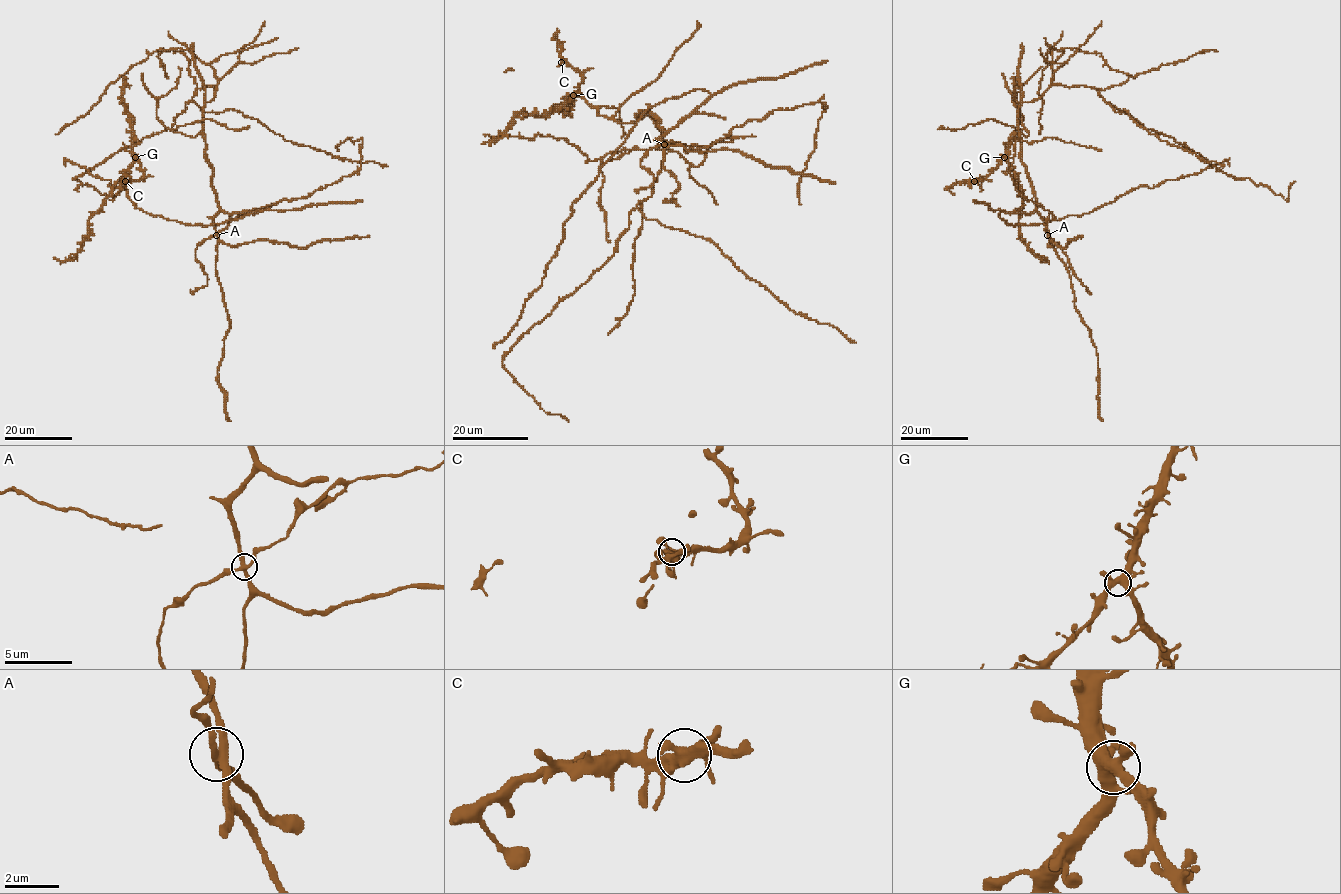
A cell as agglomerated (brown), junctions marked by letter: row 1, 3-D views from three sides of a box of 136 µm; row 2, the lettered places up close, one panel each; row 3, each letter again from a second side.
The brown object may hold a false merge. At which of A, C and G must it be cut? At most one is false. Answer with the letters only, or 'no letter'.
A

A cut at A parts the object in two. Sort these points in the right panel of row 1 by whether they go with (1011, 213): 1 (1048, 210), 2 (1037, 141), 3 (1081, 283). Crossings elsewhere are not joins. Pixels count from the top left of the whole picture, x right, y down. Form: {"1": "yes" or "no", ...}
{"1": "no", "2": "no", "3": "no"}

